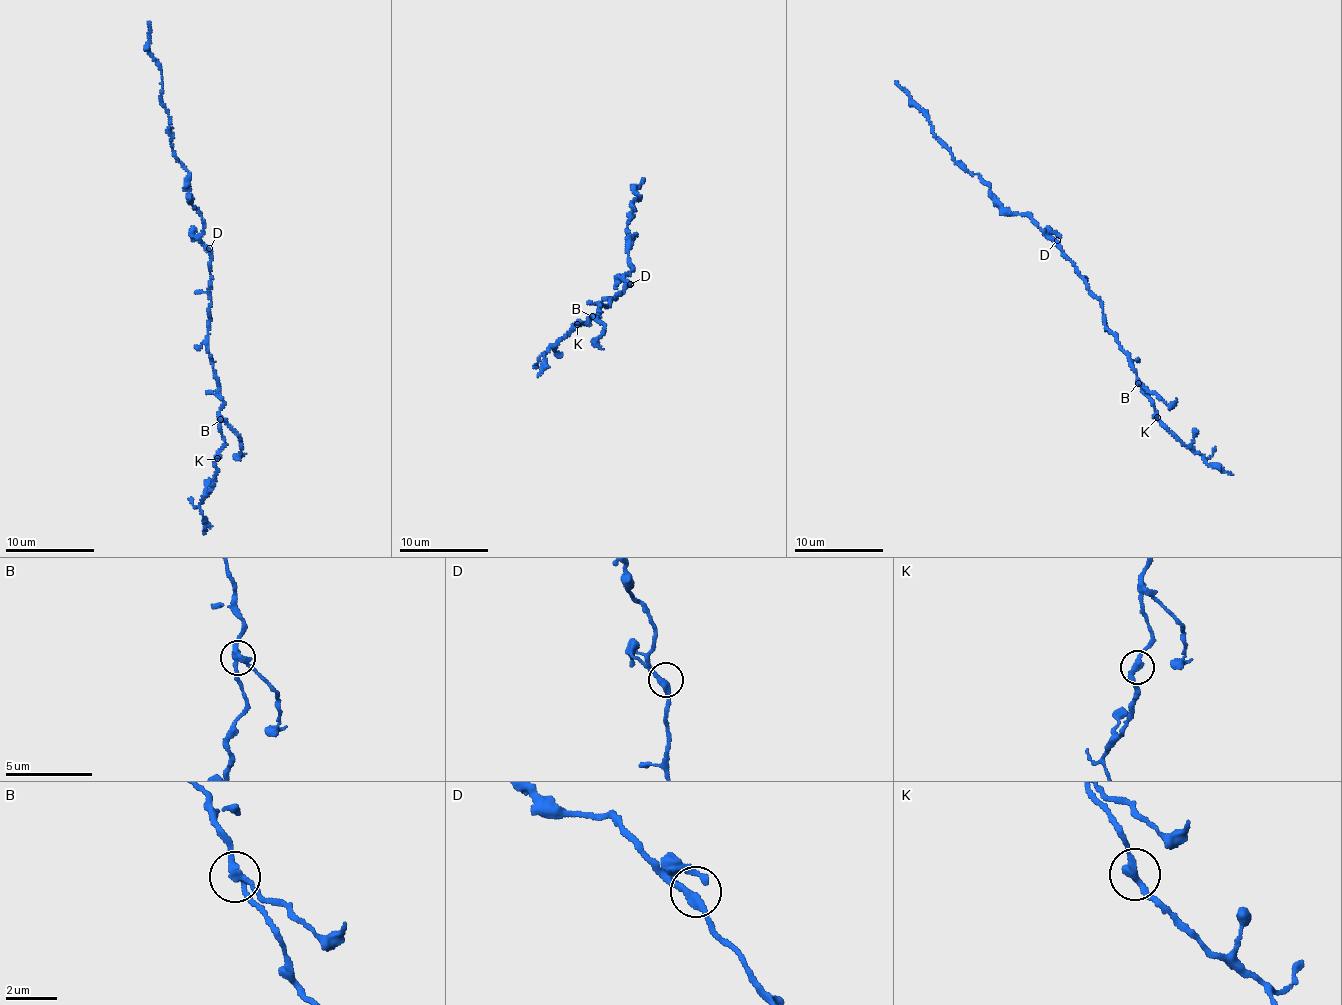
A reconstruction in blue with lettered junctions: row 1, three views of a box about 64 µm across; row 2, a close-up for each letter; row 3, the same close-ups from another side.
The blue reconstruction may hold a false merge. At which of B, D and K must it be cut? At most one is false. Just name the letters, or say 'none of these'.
B

